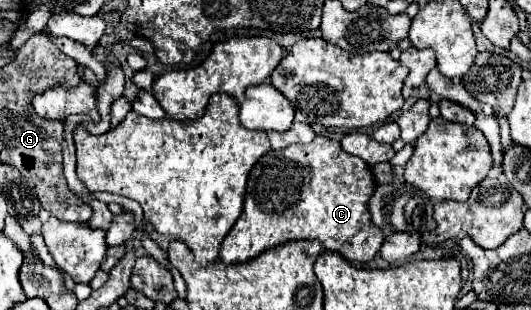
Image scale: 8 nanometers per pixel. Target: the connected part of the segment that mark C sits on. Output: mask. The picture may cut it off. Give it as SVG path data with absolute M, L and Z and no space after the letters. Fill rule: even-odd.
M316 136L310 144L284 148L282 154L270 150L248 176L244 210L222 242L220 260L224 264L250 262L262 252L292 240L320 240L326 250L342 254L348 262L368 262L384 242L382 230L372 224L366 210L374 188L374 176L366 162L346 154L336 140ZM308 166L314 170L314 178L310 178L312 170Z

